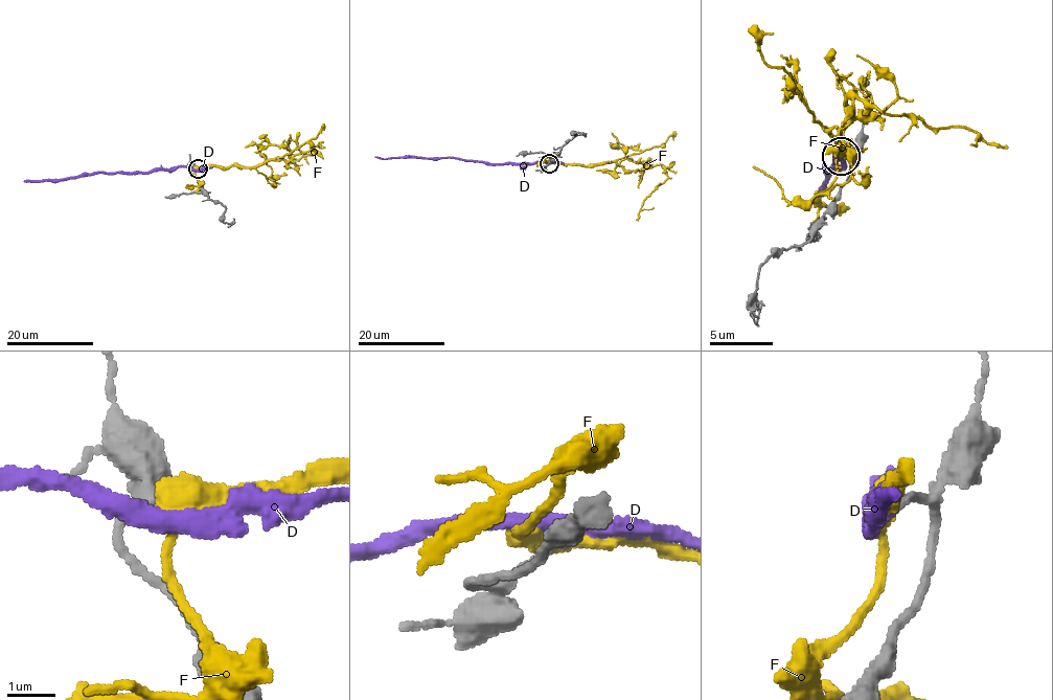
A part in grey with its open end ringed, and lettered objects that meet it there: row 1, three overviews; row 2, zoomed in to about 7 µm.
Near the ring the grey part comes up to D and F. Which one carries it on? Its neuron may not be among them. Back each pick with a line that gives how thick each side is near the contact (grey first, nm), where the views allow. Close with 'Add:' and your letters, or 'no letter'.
D: 160/400 nm
Add: D

